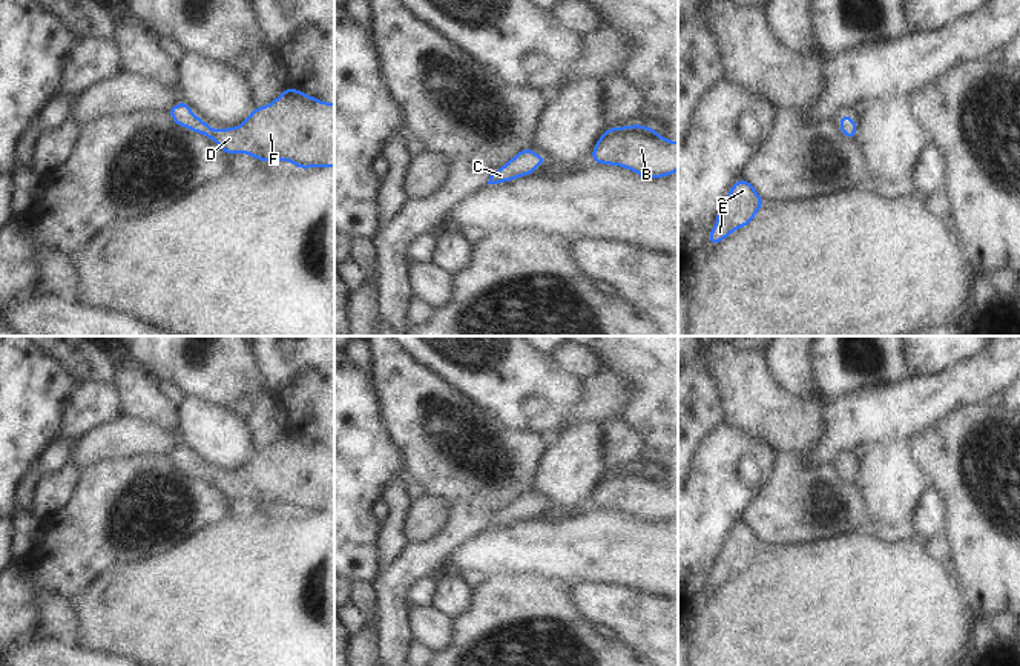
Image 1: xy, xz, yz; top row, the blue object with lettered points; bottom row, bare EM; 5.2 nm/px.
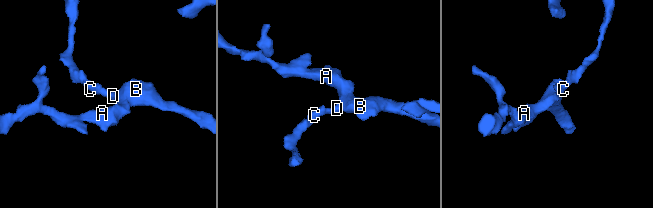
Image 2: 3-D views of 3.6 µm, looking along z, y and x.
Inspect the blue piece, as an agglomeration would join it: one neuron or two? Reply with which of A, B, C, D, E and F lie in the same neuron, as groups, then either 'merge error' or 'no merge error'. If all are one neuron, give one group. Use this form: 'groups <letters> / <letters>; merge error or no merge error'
groups A B C D E F; no merge error

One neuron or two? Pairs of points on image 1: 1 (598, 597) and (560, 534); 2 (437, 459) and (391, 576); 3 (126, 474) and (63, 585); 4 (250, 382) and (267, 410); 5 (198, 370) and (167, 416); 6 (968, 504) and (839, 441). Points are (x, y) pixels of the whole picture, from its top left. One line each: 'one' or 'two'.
1: two
2: one
3: one
4: two
5: two
6: two

